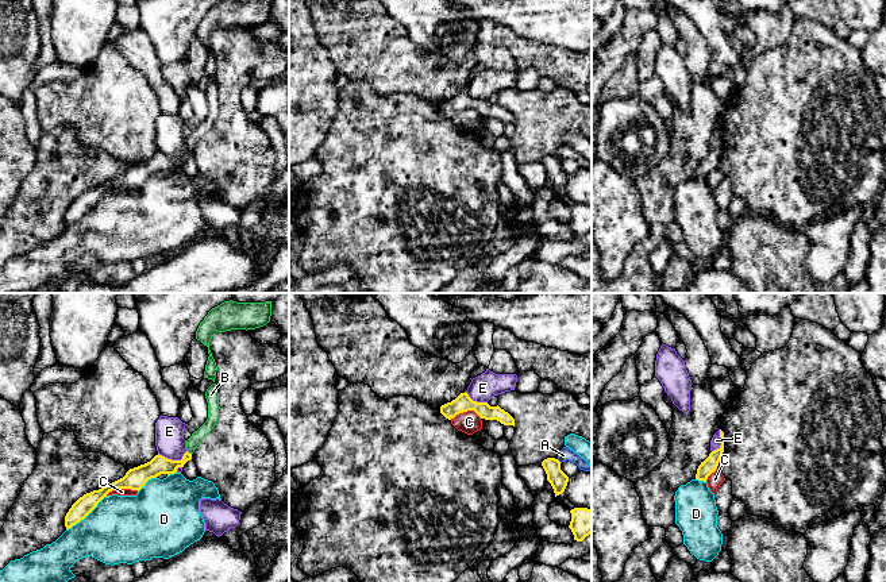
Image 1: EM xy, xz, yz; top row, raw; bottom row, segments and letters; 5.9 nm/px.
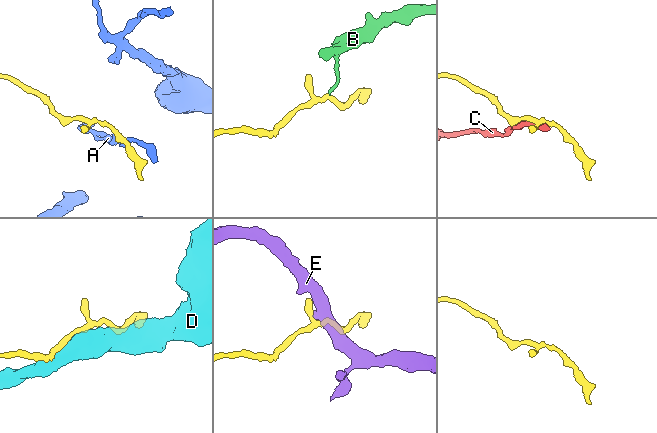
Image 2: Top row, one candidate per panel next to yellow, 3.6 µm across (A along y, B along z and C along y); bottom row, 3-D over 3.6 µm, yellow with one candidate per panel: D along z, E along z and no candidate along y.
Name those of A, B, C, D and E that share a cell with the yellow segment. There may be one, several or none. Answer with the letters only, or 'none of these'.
none of these

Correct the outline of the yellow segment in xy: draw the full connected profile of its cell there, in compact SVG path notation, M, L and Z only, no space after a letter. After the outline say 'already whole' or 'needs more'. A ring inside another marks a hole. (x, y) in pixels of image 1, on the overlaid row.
M188 451L184 454L181 460L172 460L158 454L150 462L130 469L123 478L108 483L99 490L84 494L72 505L65 516L66 529L84 520L109 492L119 489L139 492L149 479L157 478L161 474L174 474L178 467L184 467L184 465L190 459L192 454Z; already whole

